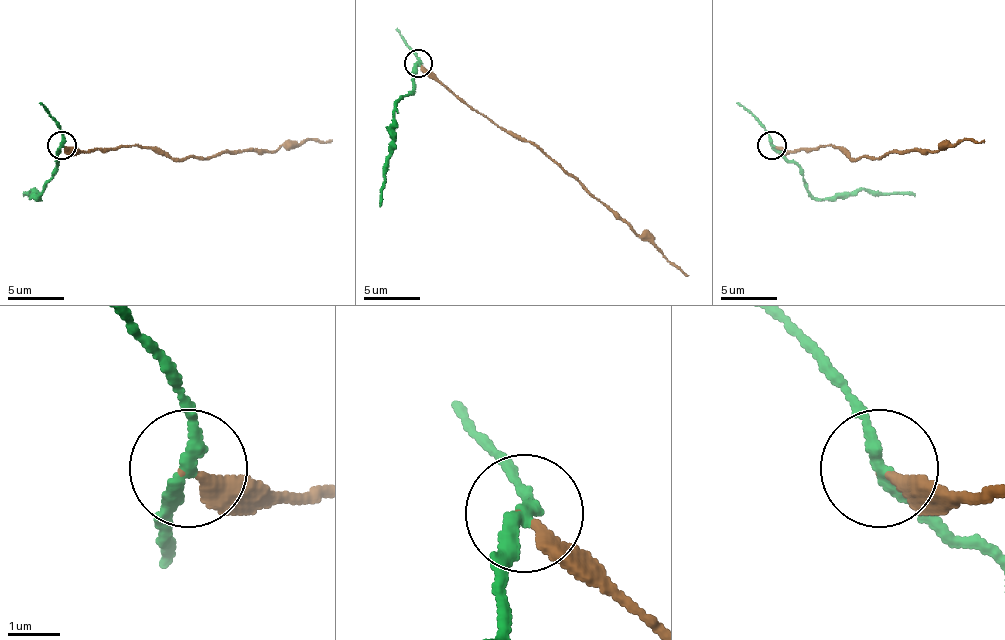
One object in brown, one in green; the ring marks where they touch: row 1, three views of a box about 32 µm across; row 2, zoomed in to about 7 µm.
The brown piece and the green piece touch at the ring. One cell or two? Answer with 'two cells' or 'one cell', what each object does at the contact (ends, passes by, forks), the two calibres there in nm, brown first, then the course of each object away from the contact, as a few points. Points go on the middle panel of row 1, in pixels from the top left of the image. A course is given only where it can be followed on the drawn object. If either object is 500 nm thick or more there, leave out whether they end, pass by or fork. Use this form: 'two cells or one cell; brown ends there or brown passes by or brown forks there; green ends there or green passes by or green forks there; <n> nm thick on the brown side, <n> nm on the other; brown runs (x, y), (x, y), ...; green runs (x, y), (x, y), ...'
two cells; brown ends there; green passes by; 170 nm thick on the brown side, 240 nm on the other; brown runs (417, 64), (502, 129), (536, 143), (689, 276); green runs (417, 64), (415, 86), (400, 98), (395, 112), (395, 149), (389, 154), (381, 205)

